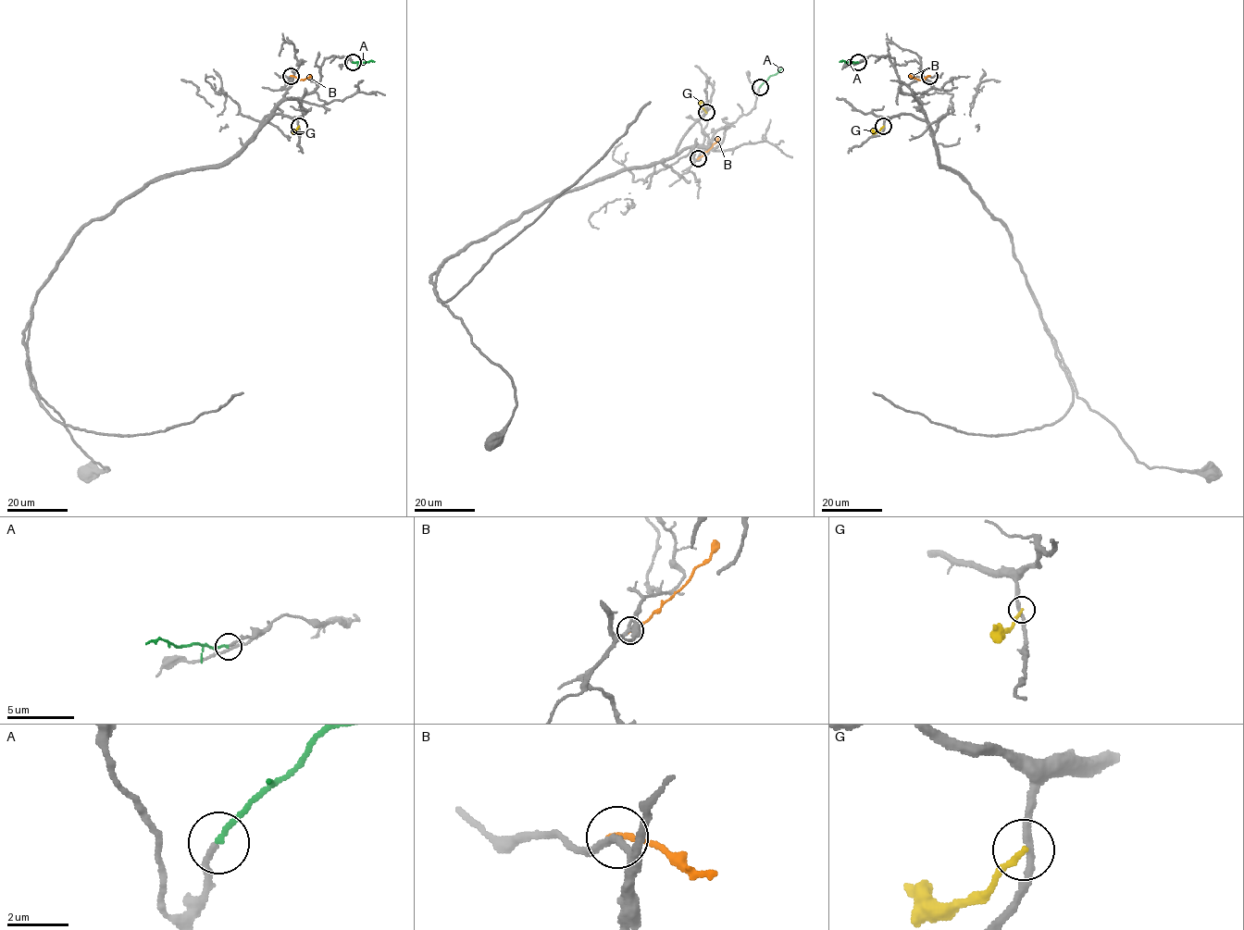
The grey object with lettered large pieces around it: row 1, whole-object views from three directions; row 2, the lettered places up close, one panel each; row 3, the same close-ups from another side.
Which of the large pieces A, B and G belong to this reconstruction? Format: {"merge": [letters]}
{"merge": ["A"]}

